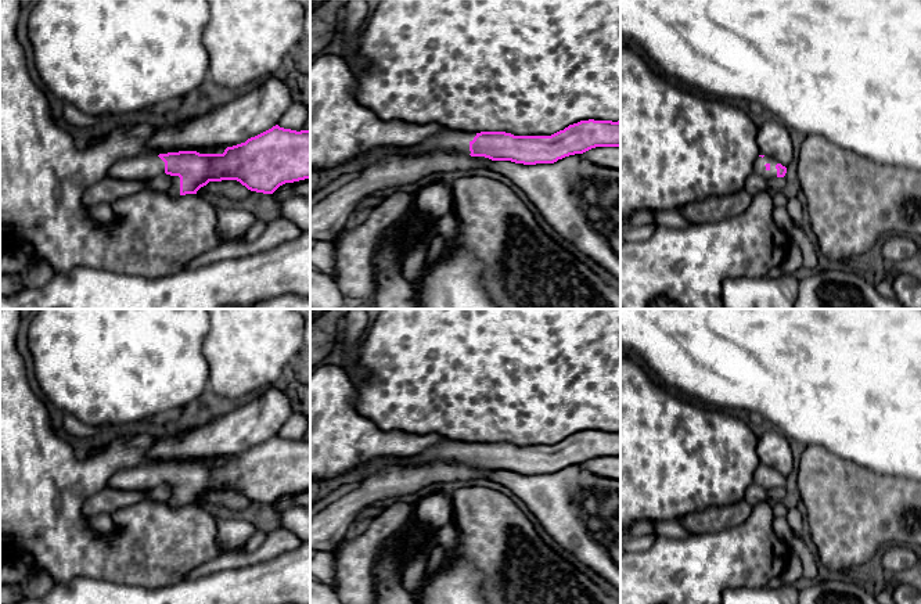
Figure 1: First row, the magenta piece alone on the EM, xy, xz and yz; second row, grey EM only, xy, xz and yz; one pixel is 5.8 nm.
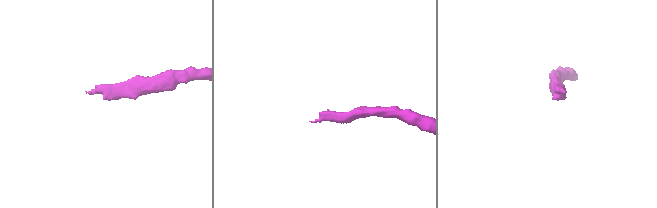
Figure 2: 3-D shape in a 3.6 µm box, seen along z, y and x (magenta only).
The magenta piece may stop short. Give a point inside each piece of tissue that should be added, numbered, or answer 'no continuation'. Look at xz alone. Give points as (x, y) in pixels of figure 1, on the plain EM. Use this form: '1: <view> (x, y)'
1: xz (456, 452)

